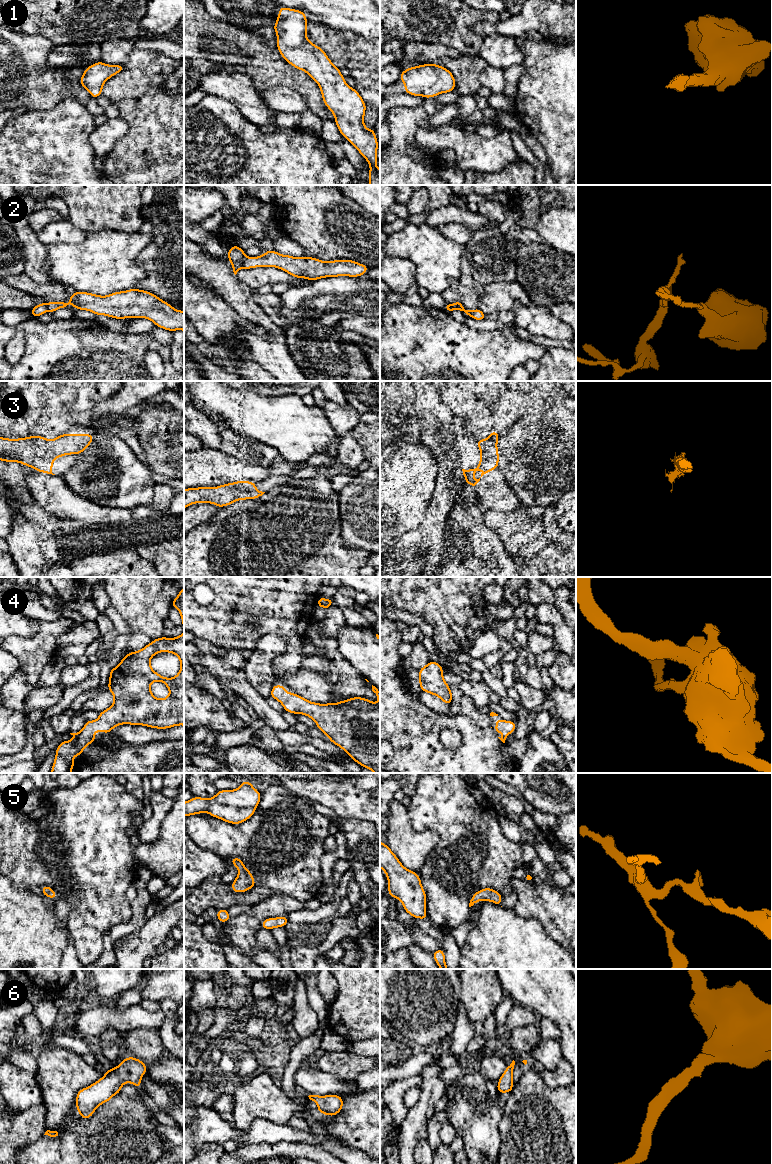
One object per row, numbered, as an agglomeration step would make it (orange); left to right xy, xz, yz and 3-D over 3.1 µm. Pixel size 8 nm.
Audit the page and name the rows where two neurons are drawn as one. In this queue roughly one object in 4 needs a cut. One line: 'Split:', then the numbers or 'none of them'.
Split: 2

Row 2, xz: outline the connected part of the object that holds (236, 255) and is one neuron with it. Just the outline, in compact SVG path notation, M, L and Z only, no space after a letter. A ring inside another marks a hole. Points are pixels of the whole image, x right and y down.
M234 245L229 248L227 258L232 264L233 272L236 275L237 272L243 268L243 262L245 260L245 251L239 248L237 245Z

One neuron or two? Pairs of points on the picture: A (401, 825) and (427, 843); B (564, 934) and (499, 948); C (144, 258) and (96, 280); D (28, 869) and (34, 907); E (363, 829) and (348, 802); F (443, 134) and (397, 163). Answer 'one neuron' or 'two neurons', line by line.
A: one neuron
B: two neurons
C: two neurons
D: two neurons
E: two neurons
F: two neurons

